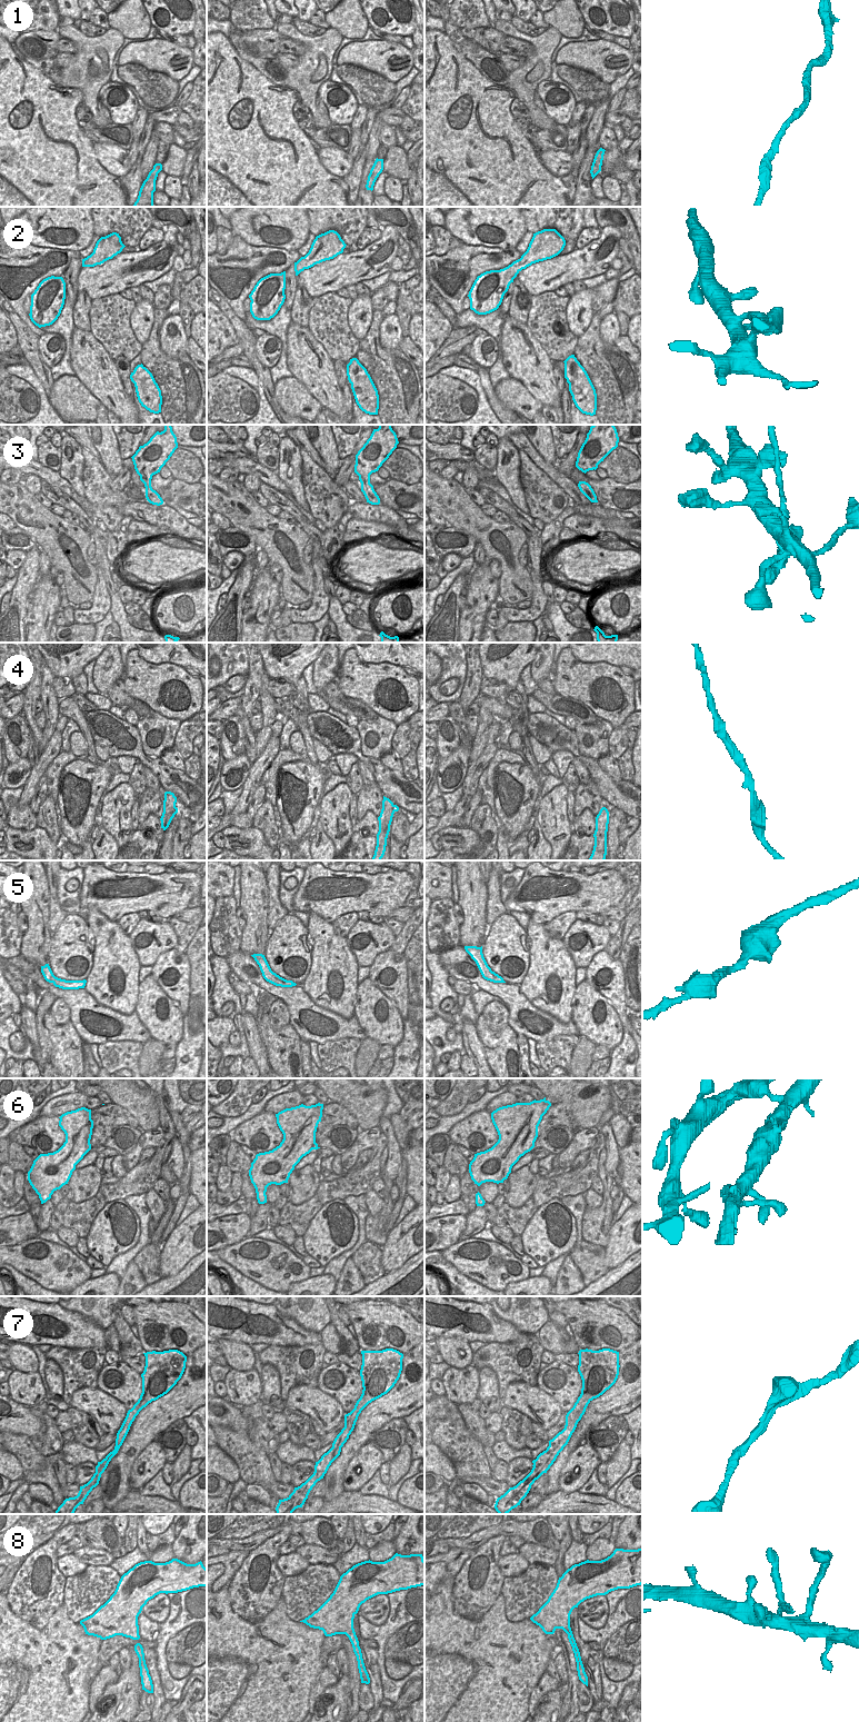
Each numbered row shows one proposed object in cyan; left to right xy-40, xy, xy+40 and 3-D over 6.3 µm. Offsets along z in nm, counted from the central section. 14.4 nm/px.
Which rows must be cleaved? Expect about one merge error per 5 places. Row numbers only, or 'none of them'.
3, 8

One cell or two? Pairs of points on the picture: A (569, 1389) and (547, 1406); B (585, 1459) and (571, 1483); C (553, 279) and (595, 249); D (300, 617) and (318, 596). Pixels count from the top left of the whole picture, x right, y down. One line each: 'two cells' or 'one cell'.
A: two cells
B: one cell
C: one cell
D: one cell

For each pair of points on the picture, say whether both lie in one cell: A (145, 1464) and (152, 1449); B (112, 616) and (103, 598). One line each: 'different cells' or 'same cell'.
A: same cell
B: different cells

